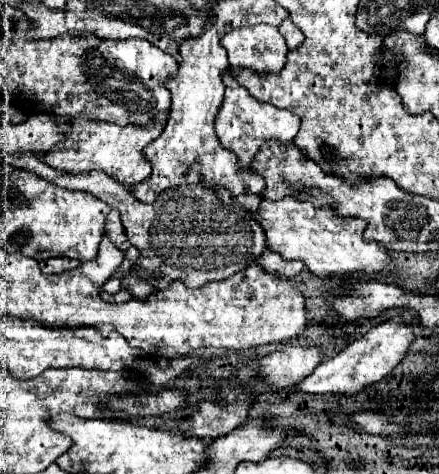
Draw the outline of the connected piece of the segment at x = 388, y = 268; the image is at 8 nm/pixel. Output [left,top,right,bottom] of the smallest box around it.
[255,198,395,276]

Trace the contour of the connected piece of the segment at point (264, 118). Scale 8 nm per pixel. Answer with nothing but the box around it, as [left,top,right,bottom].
[215,70,301,170]

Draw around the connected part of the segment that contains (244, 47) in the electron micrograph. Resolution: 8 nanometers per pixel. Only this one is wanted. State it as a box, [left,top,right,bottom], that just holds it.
[221,24,287,74]

